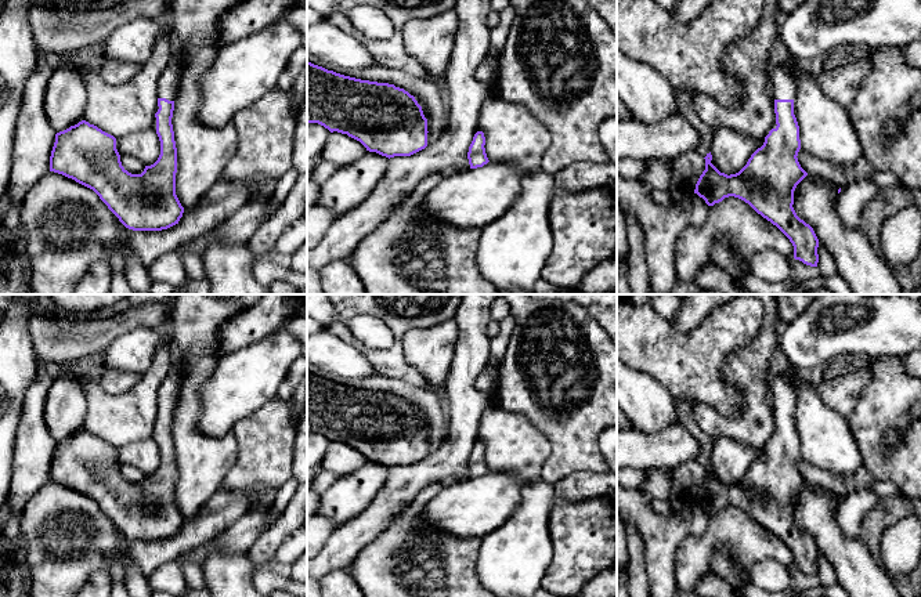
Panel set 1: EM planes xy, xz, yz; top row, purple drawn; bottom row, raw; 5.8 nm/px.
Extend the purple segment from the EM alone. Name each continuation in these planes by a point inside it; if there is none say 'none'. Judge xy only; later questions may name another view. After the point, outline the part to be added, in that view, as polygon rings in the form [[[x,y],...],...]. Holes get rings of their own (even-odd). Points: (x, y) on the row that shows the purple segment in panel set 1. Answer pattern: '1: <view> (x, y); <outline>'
1: xy (168, 87); [[[170,41],[170,62],[158,83],[158,98],[176,101],[181,80],[181,48],[177,41]]]

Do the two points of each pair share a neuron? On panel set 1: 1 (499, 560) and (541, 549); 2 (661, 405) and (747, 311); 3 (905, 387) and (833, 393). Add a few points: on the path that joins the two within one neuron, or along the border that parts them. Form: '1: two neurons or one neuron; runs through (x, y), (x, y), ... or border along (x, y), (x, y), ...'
1: one neuron; runs through (509, 560), (523, 549), (531, 549)
2: two neurons; border along (646, 373), (650, 373), (668, 391), (674, 404)
3: two neurons; border along (863, 364), (870, 372), (870, 382), (847, 418)

